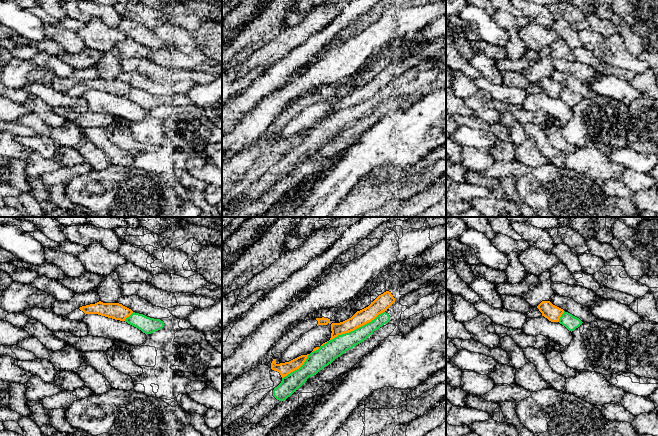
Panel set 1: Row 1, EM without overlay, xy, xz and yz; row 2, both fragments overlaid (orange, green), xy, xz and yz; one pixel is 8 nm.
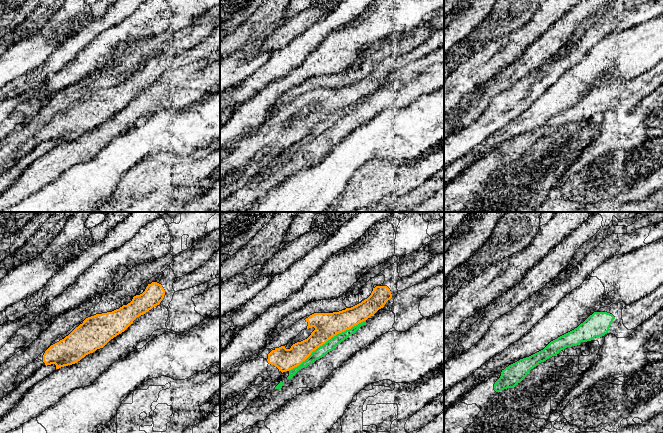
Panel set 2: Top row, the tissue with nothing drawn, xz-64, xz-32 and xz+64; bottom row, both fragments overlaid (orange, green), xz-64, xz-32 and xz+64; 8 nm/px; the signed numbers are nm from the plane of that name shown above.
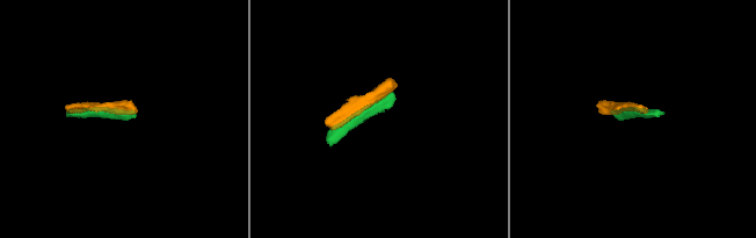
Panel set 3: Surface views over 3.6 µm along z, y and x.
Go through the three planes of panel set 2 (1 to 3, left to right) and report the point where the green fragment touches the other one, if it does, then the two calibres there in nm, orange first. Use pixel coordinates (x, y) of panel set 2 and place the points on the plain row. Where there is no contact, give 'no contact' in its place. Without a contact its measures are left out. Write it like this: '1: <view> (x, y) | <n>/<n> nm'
1: no contact
2: xz-32 (326, 117) | 200/90 nm
3: no contact

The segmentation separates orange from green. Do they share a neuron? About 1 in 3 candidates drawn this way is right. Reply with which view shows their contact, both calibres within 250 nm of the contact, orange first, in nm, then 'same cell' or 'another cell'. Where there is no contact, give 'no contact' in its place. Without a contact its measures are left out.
xz | 120/150 nm | another cell

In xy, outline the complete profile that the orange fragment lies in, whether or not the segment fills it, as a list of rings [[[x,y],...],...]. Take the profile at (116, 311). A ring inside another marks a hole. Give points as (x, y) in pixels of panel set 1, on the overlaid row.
[[[99,301],[95,304],[82,306],[64,317],[70,320],[79,321],[83,320],[87,314],[98,314],[115,320],[125,321],[125,319],[132,313],[133,311],[131,309],[123,306],[122,304],[103,303]]]

